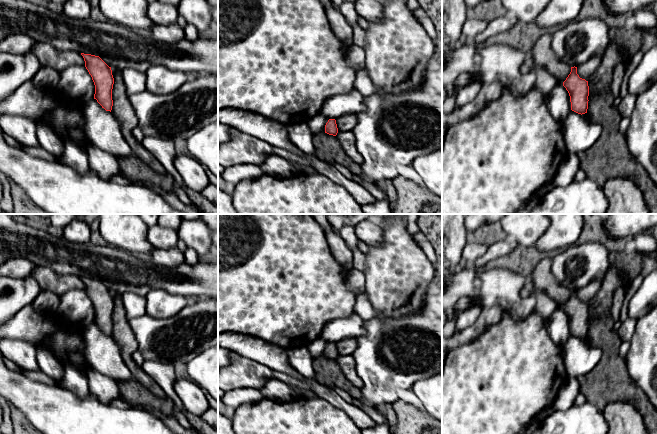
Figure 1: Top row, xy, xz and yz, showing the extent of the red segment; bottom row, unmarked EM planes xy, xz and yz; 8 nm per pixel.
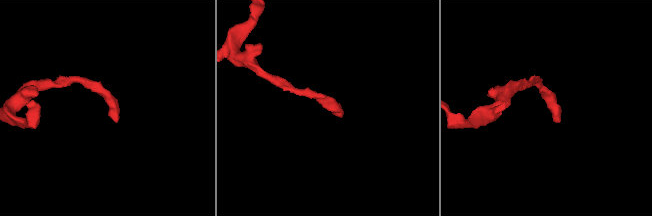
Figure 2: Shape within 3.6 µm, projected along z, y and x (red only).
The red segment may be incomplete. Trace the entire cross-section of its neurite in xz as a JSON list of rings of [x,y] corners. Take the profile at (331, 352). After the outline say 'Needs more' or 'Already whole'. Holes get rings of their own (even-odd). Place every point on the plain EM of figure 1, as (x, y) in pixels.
[[[329,343],[325,349],[325,357],[329,359],[336,360],[338,357],[338,352],[335,343]]]. Already whole

